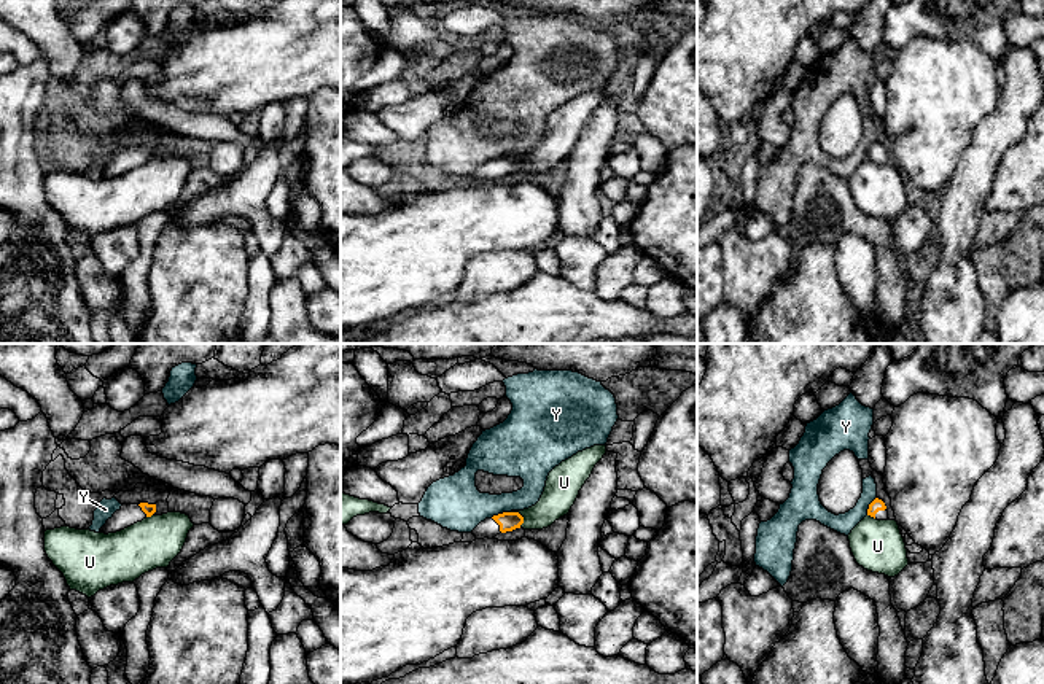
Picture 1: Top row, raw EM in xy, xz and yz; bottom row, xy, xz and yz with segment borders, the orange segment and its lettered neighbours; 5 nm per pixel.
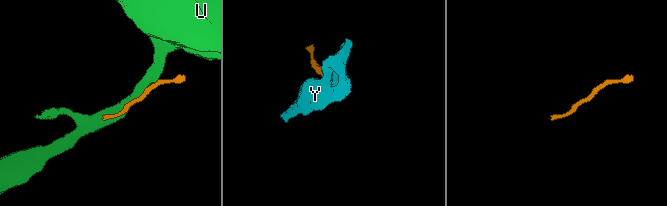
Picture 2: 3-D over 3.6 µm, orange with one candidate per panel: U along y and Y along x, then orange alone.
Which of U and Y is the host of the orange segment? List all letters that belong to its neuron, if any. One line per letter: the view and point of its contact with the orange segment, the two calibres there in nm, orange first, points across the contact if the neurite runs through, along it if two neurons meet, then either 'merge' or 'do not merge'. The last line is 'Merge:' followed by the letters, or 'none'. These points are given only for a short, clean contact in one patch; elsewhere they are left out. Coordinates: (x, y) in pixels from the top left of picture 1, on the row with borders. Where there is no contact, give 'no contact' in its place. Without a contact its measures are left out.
U: meets orange in xz at (522, 517); 100 nm thick on the orange side, 170 nm on the other; do not merge
Y: meets orange in xz at (500, 514); 100 nm thick on the orange side, 260 nm on the other; do not merge
Merge: none

